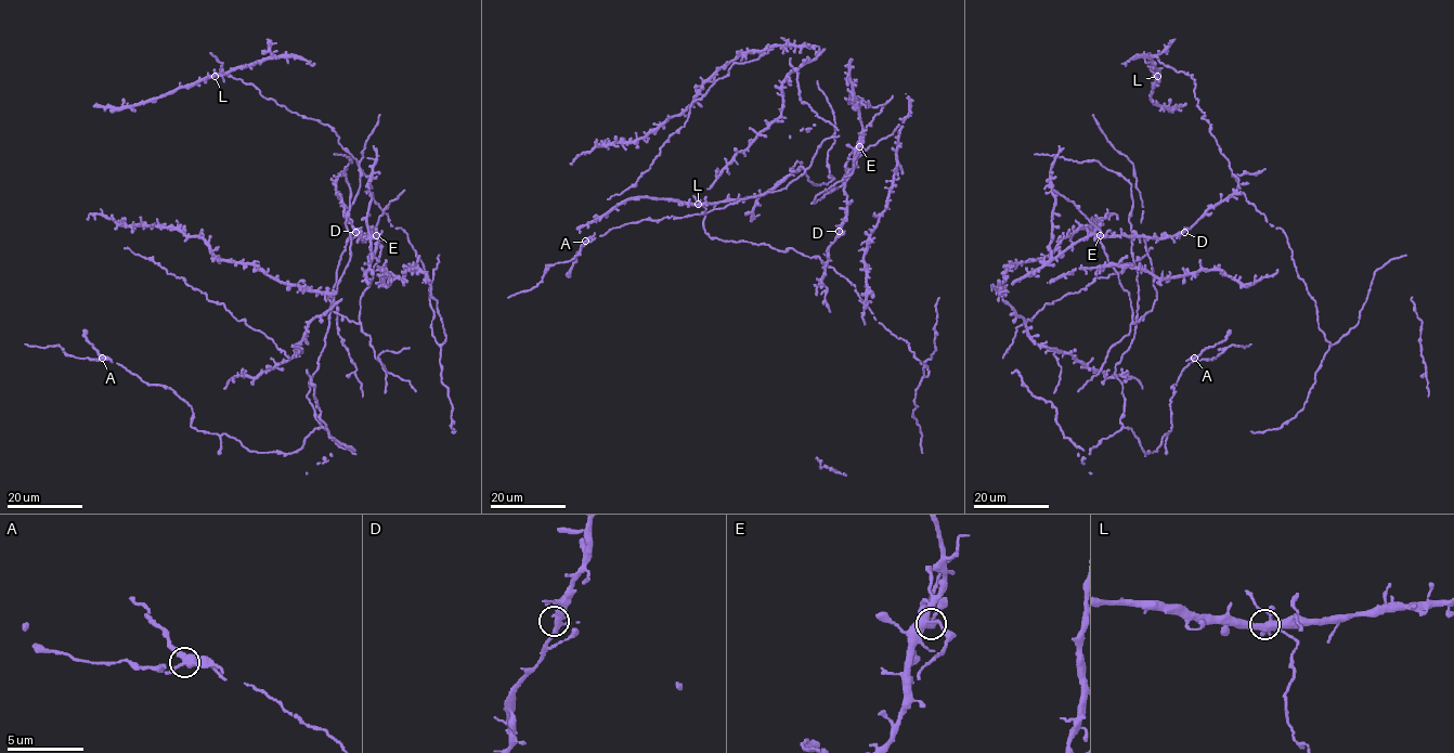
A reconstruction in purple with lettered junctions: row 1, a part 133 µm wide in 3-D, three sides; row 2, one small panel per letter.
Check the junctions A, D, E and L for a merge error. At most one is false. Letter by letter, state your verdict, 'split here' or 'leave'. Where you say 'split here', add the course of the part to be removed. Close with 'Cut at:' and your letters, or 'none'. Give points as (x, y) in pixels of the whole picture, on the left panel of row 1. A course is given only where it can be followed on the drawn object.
A: split here; course (102, 358), (67, 355), (59, 345), (24, 343)
D: leave
E: leave
L: leave
Cut at: A

